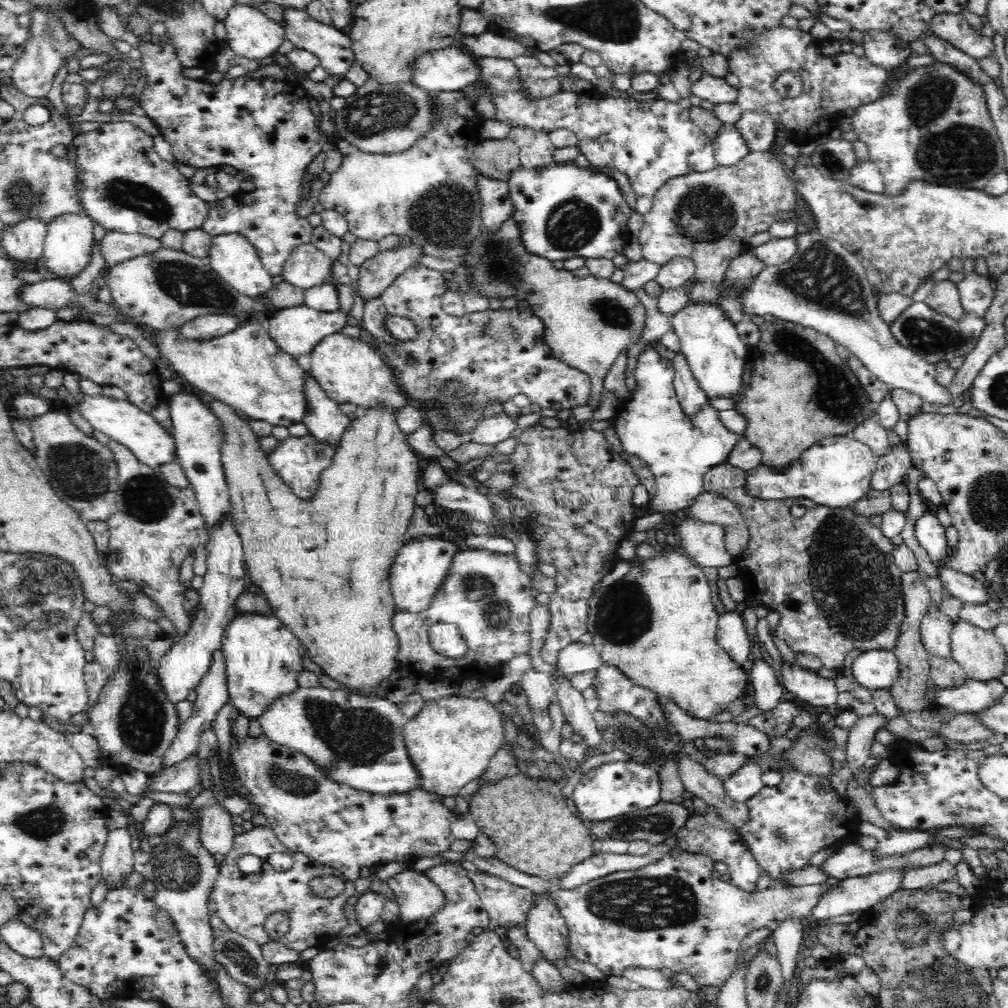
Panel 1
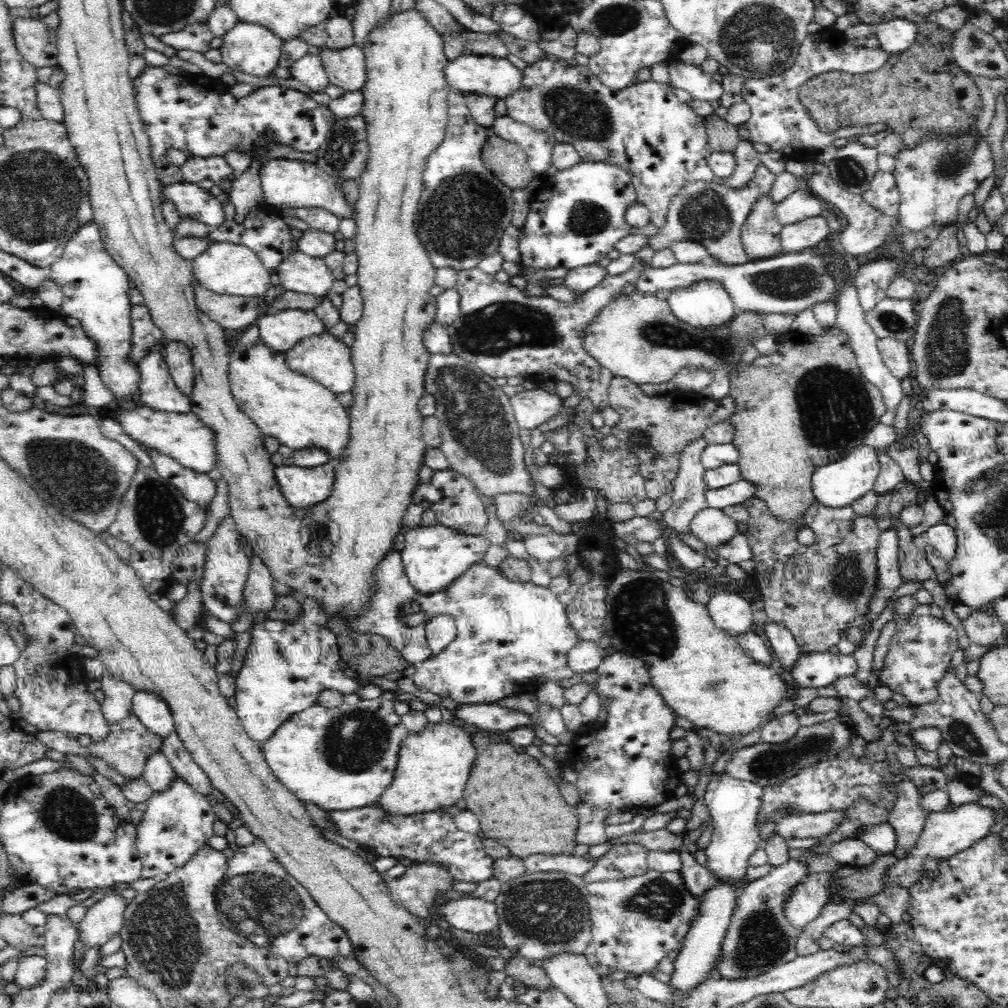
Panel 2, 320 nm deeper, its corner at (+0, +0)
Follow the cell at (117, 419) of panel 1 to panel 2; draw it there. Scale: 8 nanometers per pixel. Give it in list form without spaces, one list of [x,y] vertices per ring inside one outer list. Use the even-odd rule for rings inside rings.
[[[146,406],[124,410],[117,414],[117,422],[122,425],[124,433],[143,448],[152,447],[163,455],[170,456],[183,467],[191,468],[198,473],[214,473],[216,466],[216,439],[214,431],[206,427],[194,412],[179,414],[178,412],[156,411]]]

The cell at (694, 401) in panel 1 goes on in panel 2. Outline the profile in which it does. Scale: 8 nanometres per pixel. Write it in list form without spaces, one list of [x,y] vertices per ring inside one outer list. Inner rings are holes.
[[[696,438],[680,454],[679,472],[674,480],[670,507],[663,513],[660,523],[674,532],[690,534],[690,520],[707,506],[706,469],[700,462],[700,454],[707,442]]]

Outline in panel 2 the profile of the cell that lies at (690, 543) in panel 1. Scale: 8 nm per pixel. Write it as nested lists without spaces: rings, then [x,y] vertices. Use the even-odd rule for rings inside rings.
[[[706,506],[690,520],[690,533],[713,549],[732,540],[737,526],[724,511]]]

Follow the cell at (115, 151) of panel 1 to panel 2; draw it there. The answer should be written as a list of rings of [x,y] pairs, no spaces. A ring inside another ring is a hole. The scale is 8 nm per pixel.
[[[182,180],[174,185],[162,184],[160,196],[162,202],[164,199],[174,202],[180,216],[198,220],[211,228],[224,222],[223,204],[208,189],[196,183]]]

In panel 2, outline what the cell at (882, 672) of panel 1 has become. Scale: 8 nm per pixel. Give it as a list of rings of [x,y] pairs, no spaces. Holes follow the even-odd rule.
[[[802,653],[789,670],[800,687],[822,688],[838,678],[852,676],[859,663],[854,654]]]

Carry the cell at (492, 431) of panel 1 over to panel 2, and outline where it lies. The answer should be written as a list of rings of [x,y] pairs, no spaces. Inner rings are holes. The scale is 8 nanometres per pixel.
[[[540,387],[536,390],[517,392],[510,401],[516,421],[522,429],[538,428],[540,424],[565,411],[562,405],[564,398],[560,398],[557,393],[551,394],[542,390]]]

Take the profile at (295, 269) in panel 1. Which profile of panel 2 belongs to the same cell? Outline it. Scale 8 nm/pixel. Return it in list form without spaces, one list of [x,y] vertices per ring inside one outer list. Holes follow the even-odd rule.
[[[300,251],[290,253],[278,265],[277,272],[285,290],[319,296],[331,292],[335,278],[323,258],[314,258]]]

